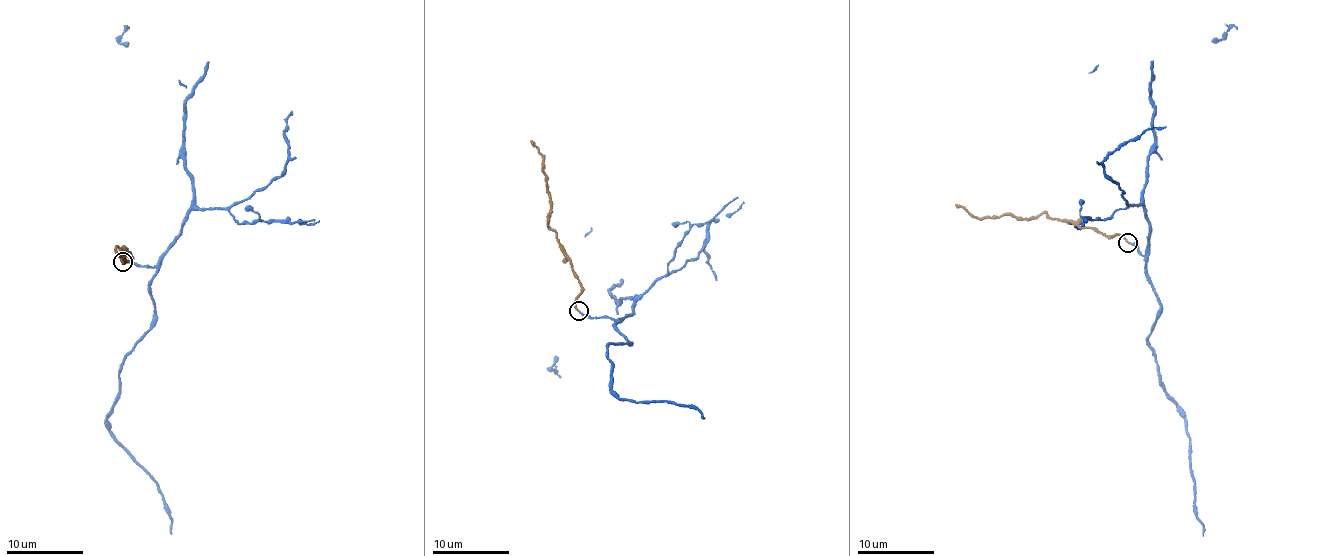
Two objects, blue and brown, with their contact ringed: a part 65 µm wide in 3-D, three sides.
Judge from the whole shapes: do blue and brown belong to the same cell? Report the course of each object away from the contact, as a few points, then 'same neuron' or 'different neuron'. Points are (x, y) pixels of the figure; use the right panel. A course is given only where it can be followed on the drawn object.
blue via (1127, 242), (1145, 259), (1147, 281), (1160, 306), (1148, 341), (1158, 382), (1188, 437), (1195, 514), (1203, 535) | brown via (1127, 242), (1121, 236), (1104, 236), (1091, 227), (1043, 214), (1017, 219), (1011, 215), (972, 218), (955, 205) | same neuron

